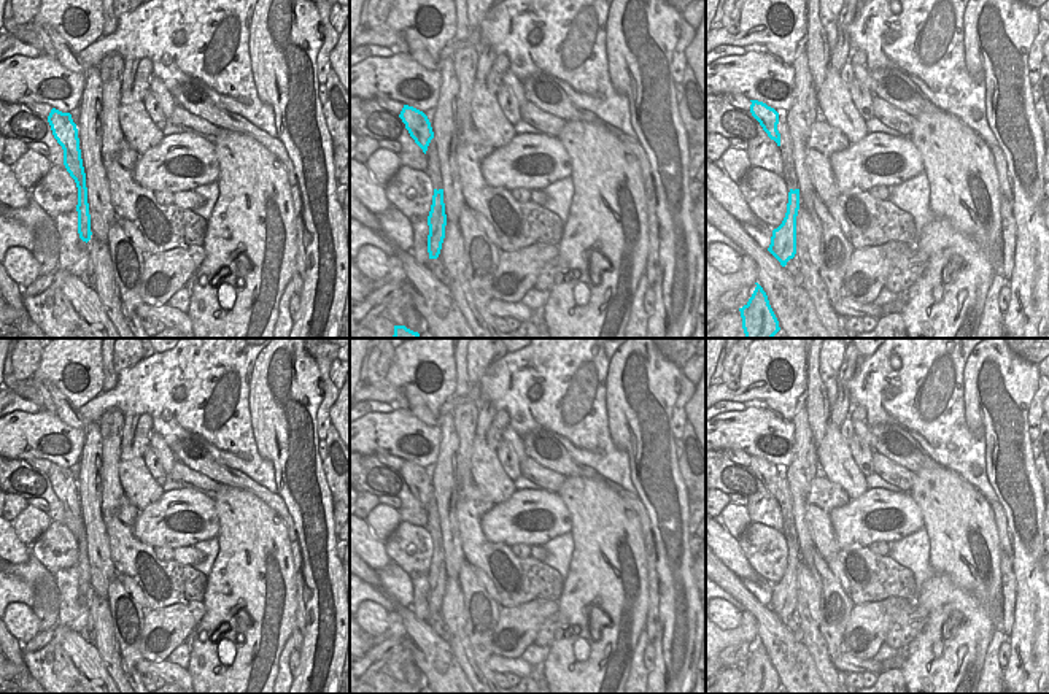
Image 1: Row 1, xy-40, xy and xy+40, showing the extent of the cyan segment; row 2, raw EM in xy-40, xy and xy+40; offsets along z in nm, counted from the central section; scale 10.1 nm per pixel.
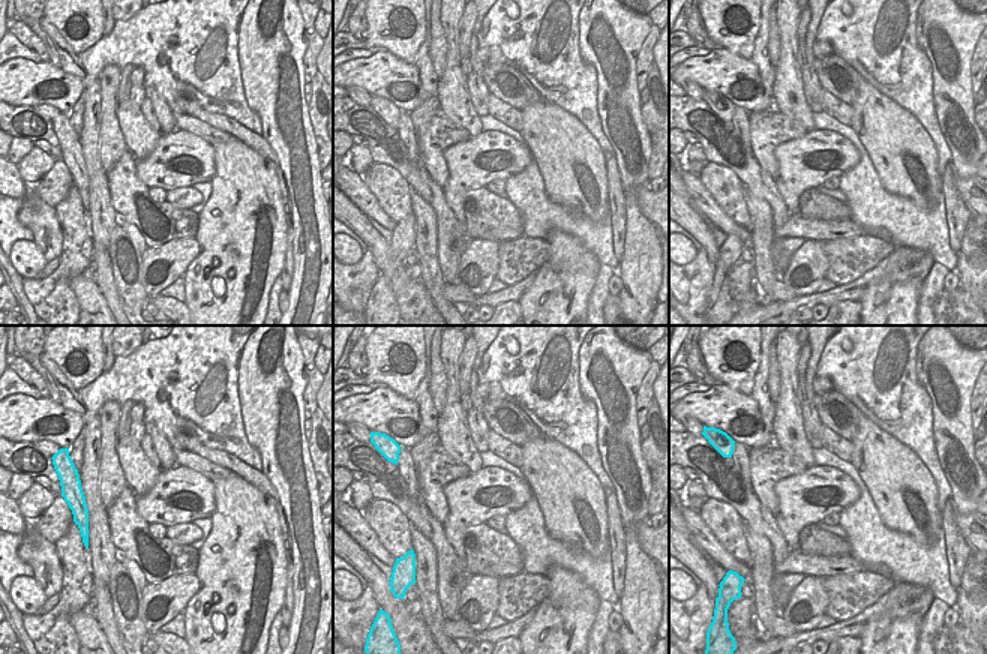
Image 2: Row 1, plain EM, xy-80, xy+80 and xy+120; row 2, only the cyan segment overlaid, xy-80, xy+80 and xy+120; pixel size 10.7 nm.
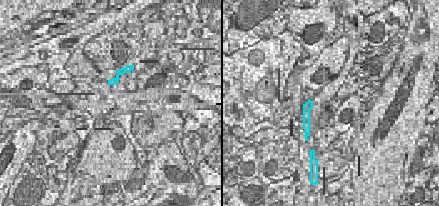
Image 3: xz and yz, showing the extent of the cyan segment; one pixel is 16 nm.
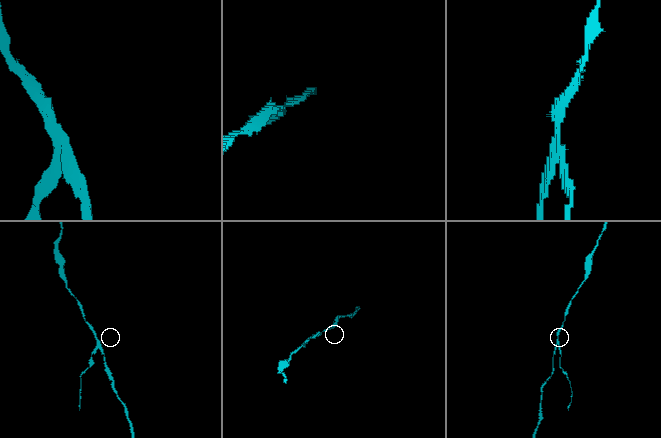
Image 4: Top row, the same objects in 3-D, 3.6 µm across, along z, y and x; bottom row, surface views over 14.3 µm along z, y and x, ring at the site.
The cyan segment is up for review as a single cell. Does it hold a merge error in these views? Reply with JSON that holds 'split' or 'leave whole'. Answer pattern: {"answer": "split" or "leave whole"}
{"answer": "split"}

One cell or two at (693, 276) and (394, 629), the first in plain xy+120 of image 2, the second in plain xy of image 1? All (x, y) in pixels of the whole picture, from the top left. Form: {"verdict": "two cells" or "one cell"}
{"verdict": "one cell"}

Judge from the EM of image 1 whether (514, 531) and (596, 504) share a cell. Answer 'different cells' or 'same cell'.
different cells

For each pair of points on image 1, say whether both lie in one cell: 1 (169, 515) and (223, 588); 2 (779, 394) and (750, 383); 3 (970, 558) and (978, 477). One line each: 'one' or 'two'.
1: two
2: one
3: two

